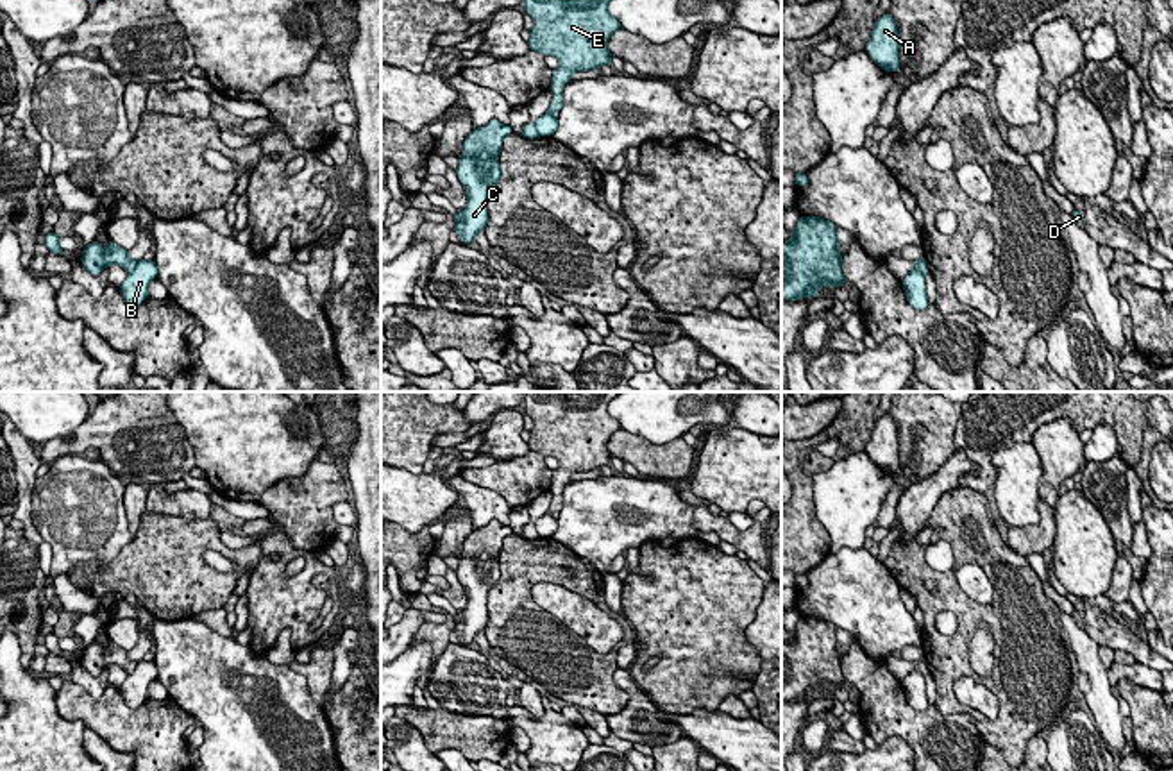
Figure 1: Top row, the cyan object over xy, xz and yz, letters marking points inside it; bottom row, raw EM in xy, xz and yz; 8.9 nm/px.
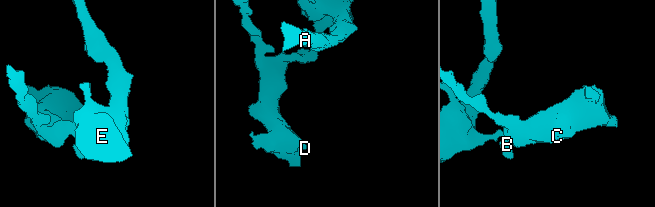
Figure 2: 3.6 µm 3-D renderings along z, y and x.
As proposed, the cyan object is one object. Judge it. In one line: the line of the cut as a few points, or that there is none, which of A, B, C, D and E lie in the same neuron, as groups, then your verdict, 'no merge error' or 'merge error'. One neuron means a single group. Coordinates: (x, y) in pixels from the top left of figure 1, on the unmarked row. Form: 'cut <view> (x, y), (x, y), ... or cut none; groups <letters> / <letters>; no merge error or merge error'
cut xz (533, 523), (539, 535); groups A B E / C D; merge error

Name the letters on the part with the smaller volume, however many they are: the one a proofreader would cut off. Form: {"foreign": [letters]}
{"foreign": ["C", "D"]}

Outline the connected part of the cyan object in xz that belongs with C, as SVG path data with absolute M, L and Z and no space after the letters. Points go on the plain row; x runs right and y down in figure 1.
M492 521L474 530L463 542L456 576L465 589L467 606L454 615L454 631L465 646L488 624L488 592L499 583L499 553L502 540L511 533L510 526Z

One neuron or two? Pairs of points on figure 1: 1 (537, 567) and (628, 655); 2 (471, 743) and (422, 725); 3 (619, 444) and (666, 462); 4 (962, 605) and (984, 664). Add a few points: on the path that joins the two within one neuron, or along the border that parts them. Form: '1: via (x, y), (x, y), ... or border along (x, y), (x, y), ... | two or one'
1: border along (633, 643), (624, 644), (617, 652), (617, 666) | two
2: via (458, 730), (442, 730), (435, 725) | one
3: via (630, 448), (655, 460) | one
4: border along (980, 621), (968, 644), (968, 660), (984, 677) | two

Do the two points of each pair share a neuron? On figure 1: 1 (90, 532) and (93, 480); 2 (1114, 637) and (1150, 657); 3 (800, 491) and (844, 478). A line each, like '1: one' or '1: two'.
1: one
2: one
3: two

